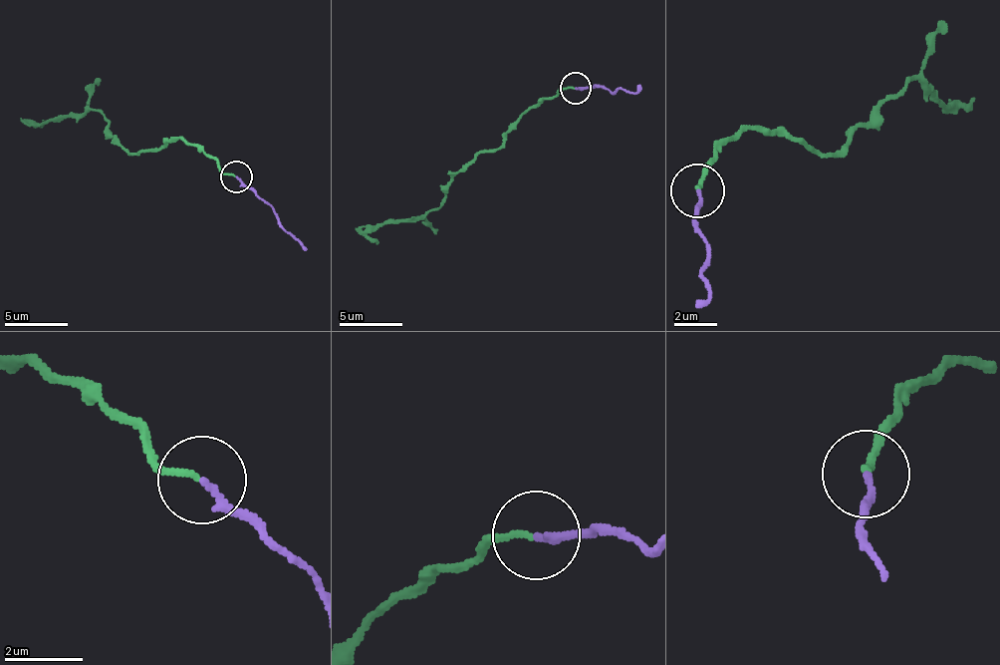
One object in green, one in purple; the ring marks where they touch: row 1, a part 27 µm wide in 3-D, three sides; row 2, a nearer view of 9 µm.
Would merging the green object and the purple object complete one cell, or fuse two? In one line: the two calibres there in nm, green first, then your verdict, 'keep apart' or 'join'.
150/180 nm | keep apart

